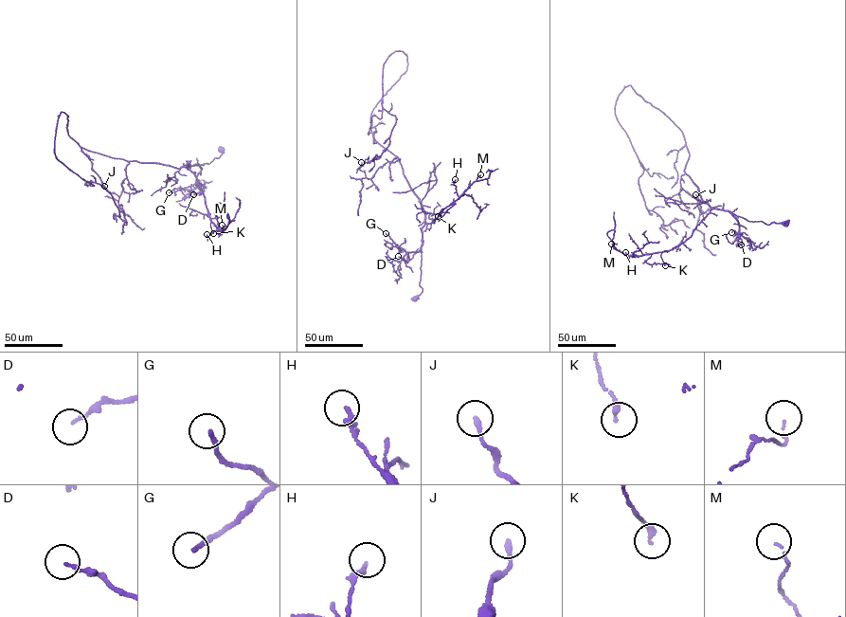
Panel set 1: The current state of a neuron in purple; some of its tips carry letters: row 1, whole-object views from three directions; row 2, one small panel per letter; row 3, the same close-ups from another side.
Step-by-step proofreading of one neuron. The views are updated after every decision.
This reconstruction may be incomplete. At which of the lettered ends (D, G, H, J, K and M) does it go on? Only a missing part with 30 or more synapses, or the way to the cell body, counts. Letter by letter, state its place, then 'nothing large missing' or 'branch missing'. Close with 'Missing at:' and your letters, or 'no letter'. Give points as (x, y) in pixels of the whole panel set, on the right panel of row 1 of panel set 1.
D: (741, 244) | nothing large missing
G: (731, 232) | nothing large missing
H: (625, 252) | nothing large missing
J: (695, 194) | nothing large missing
K: (665, 265) | nothing large missing
M: (611, 244) | nothing large missing
Missing at: no letter

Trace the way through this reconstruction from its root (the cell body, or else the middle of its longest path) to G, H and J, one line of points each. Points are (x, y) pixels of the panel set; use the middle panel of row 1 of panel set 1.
G: (414, 299), (422, 290), (420, 282), (422, 244), (419, 250), (407, 253), (386, 233)
H: (414, 299), (422, 290), (420, 284), (422, 227), (425, 223), (433, 223), (441, 211), (458, 198), (455, 179)
J: (414, 299), (422, 290), (420, 282), (424, 213), (400, 159), (387, 161), (368, 179), (359, 169), (361, 162)

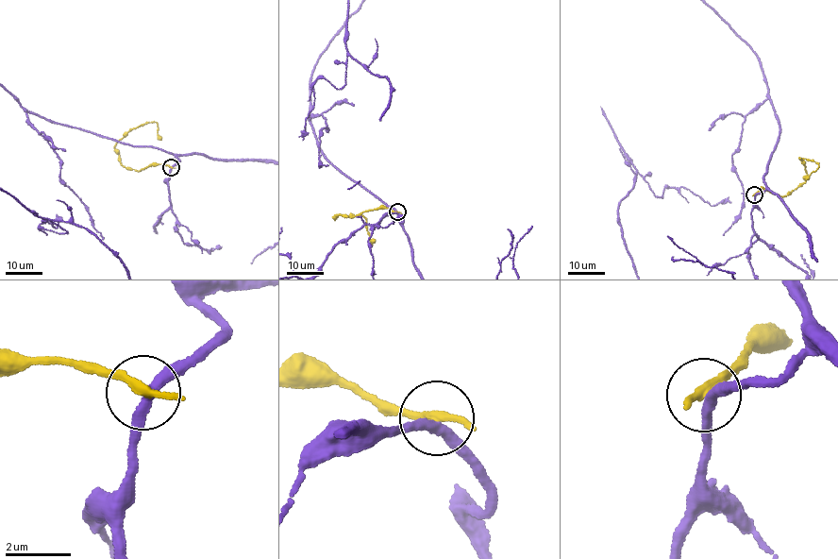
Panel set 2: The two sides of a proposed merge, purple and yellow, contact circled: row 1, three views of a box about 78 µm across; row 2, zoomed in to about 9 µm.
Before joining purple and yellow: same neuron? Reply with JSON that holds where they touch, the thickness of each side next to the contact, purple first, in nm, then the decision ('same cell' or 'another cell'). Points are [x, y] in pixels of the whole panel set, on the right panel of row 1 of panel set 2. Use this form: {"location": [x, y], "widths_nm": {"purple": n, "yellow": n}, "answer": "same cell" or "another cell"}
{"location": [754, 194], "widths_nm": {"purple": 300, "yellow": 320}, "answer": "another cell"}

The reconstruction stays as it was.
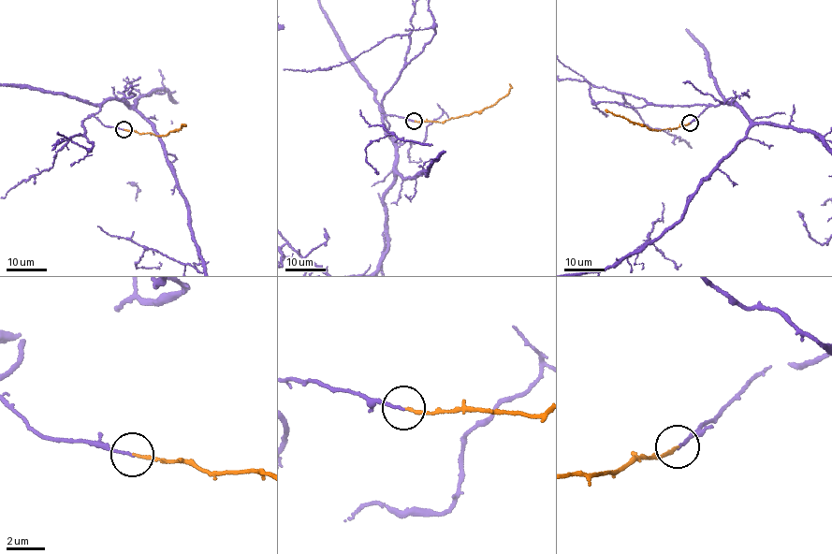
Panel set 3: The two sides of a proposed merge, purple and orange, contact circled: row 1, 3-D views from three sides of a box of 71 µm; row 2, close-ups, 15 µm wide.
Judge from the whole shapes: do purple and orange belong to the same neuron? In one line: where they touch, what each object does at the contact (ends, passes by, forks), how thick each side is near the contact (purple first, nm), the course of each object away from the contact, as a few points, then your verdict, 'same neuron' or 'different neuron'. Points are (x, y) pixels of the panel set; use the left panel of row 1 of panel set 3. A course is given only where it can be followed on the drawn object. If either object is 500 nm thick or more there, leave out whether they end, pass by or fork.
at (124, 129); purple ends there; orange ends there; 130 nm thick on the purple side, 140 nm on the other; orange runs (124, 129), (167, 136), (181, 126); same neuron

